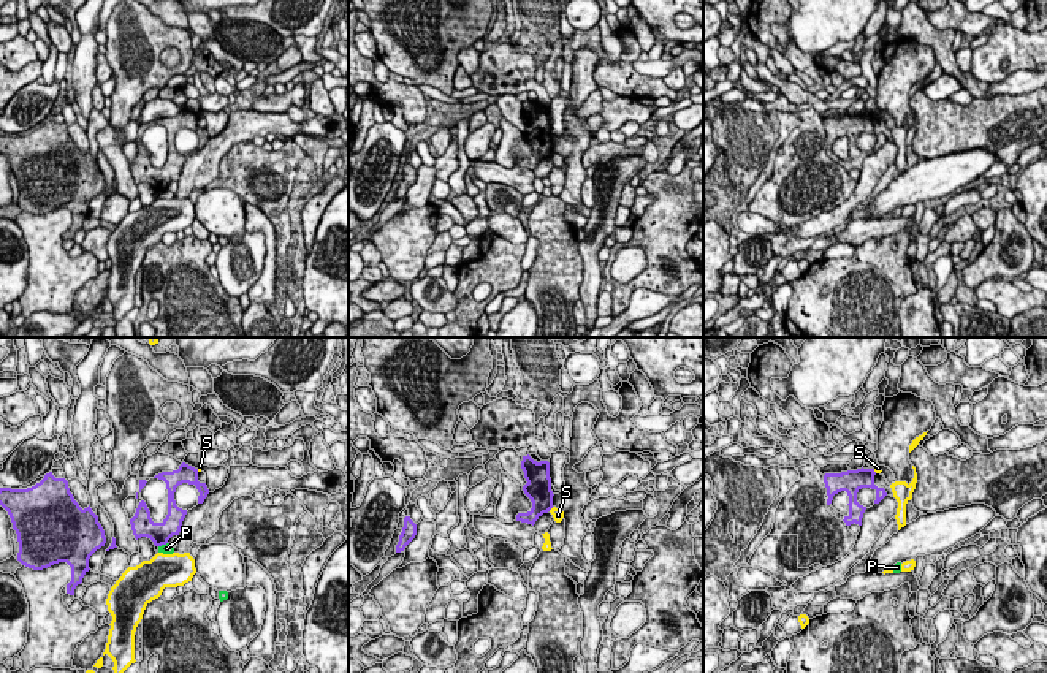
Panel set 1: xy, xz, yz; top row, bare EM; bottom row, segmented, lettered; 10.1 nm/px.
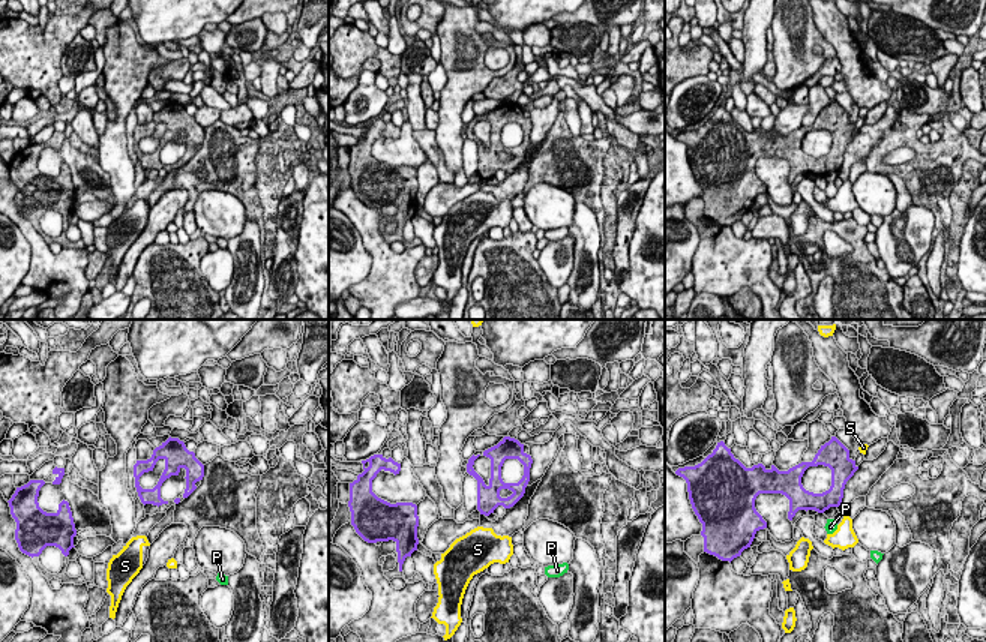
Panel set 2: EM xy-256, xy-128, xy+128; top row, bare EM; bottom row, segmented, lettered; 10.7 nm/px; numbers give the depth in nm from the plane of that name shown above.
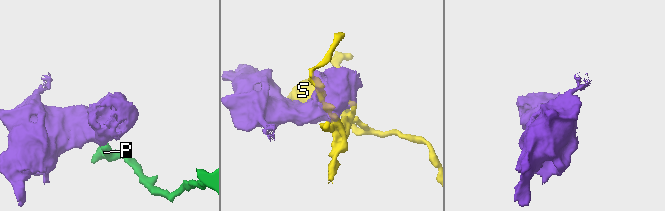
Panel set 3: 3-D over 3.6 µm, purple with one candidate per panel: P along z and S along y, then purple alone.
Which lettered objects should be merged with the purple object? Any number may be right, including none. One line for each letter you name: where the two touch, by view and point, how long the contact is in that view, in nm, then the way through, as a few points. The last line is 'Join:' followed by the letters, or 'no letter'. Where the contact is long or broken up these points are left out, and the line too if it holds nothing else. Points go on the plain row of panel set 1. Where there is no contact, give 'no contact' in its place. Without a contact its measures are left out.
Join: no letter

